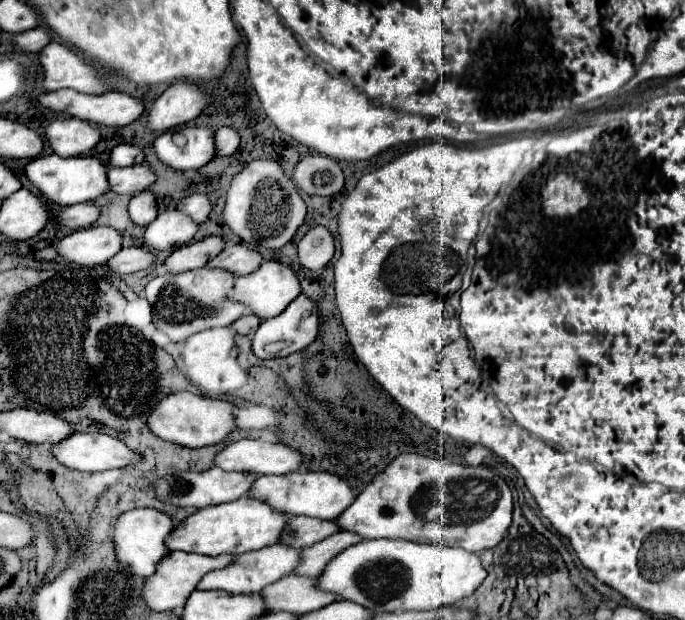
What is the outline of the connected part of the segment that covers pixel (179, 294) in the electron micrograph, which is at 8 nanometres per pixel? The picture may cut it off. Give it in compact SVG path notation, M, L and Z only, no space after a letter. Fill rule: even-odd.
M203 266L197 270L181 272L181 274L159 274L155 276L147 288L145 298L153 304L153 324L157 330L165 332L173 342L181 342L195 332L217 328L217 326L231 326L237 318L247 312L247 306L229 298L231 288L235 286L237 276L233 272Z

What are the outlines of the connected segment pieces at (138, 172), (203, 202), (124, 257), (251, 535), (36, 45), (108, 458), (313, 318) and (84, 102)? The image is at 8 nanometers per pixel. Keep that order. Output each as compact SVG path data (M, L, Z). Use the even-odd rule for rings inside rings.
M149 162L127 166L123 170L121 168L109 168L107 176L109 176L111 190L117 194L137 194L141 190L147 190L157 178L157 174Z
M191 194L179 202L179 208L183 212L187 212L195 222L201 224L209 218L213 204L211 204L211 198L207 194Z
M131 246L131 248L123 248L119 254L115 254L115 258L111 258L107 262L107 266L111 266L117 274L133 274L139 270L147 270L155 260L157 260L157 256L151 250Z
M243 496L235 502L197 510L173 530L173 534L167 538L167 546L169 550L183 550L205 556L219 556L219 554L237 556L279 542L281 536L287 532L287 522L289 522L289 514L275 510L267 506L267 502L259 502L257 498Z
M43 26L27 30L23 34L15 36L15 42L25 50L25 52L41 52L49 42L51 42L51 32L45 30Z
M75 432L71 438L53 446L53 454L63 466L81 470L81 472L105 472L105 470L113 470L113 468L133 466L135 462L139 462L139 454L129 450L127 446L123 446L121 440L107 436L107 434L97 434L97 432L93 432L93 434Z
M299 294L291 302L291 306L287 306L279 316L265 320L259 326L259 330L251 338L253 352L257 358L265 360L265 358L281 358L281 356L289 356L293 352L305 350L311 342L315 342L315 338L319 334L319 322L321 322L319 306L307 294Z
M55 90L55 92L41 94L39 102L55 112L67 112L75 118L81 118L81 120L87 120L93 124L103 124L103 126L127 126L127 124L135 122L145 110L143 100L123 94L123 92L105 92L101 96L93 96L93 94L81 94L75 90Z

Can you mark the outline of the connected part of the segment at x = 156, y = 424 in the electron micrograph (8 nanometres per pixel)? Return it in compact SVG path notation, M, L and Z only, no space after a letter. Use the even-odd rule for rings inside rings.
M175 392L163 402L155 406L151 412L151 418L147 418L147 424L151 432L167 442L175 442L187 448L201 448L223 442L233 430L237 430L235 424L235 404L225 400L213 400L191 392Z

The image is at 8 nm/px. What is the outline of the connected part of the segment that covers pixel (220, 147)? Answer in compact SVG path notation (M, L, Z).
M223 126L215 132L217 156L229 156L239 148L239 132L233 126Z

